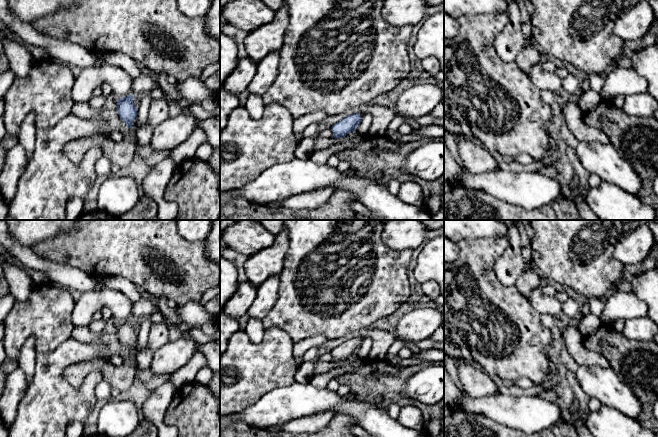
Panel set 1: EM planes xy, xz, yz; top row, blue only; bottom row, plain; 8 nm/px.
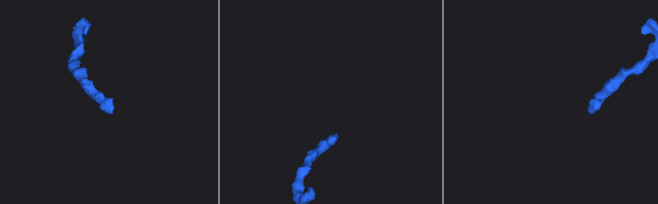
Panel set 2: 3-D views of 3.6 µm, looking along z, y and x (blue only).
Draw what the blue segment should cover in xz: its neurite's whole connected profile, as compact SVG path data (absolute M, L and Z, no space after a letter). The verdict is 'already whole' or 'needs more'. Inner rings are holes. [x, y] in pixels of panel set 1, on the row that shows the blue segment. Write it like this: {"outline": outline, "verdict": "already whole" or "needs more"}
{"outline": "M370 103L366 105L364 112L348 115L333 125L331 127L333 137L343 138L348 133L356 131L358 124L366 113L370 114L373 118L369 136L375 137L384 136L385 132L388 130L390 122L396 116L394 109Z", "verdict": "needs more"}

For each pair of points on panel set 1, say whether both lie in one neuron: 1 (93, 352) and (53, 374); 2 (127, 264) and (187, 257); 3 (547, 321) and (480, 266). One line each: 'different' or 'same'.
1: same
2: same
3: different

